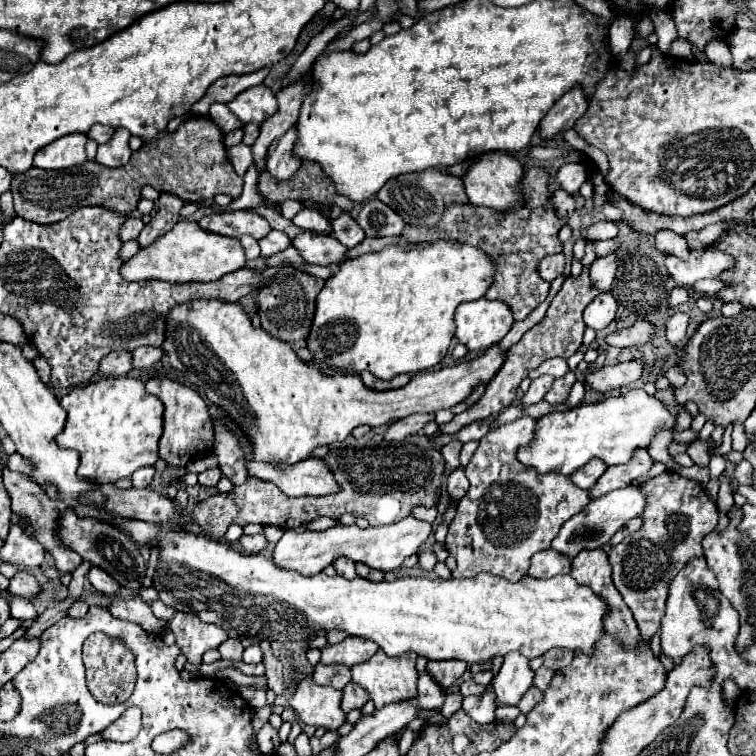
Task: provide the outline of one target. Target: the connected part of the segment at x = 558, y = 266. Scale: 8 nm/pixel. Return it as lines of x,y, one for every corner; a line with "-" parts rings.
552,254
542,258
542,262
538,264
538,274
546,280
552,282
554,278
558,278
564,272
564,254

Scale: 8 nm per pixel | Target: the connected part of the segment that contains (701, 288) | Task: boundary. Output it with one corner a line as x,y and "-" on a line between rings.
714,278
714,280
698,280
696,284
692,284
692,290
698,292
698,294
708,294
708,296
714,296
718,290
722,290
724,284

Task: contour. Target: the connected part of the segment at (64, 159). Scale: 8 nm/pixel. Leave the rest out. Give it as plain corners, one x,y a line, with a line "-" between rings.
68,134
58,138
58,142
52,142
50,146
44,146
34,156
36,168
46,170
66,170
74,166
82,166
88,158
84,152
86,134

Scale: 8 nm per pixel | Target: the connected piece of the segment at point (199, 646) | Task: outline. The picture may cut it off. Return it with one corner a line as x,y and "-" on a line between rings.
186,612
174,614
174,618
170,620
170,630
176,636
176,644
180,646
180,652
194,666
202,662
202,654
206,650
218,648
228,638
228,634
222,628
214,624
206,624
198,616

